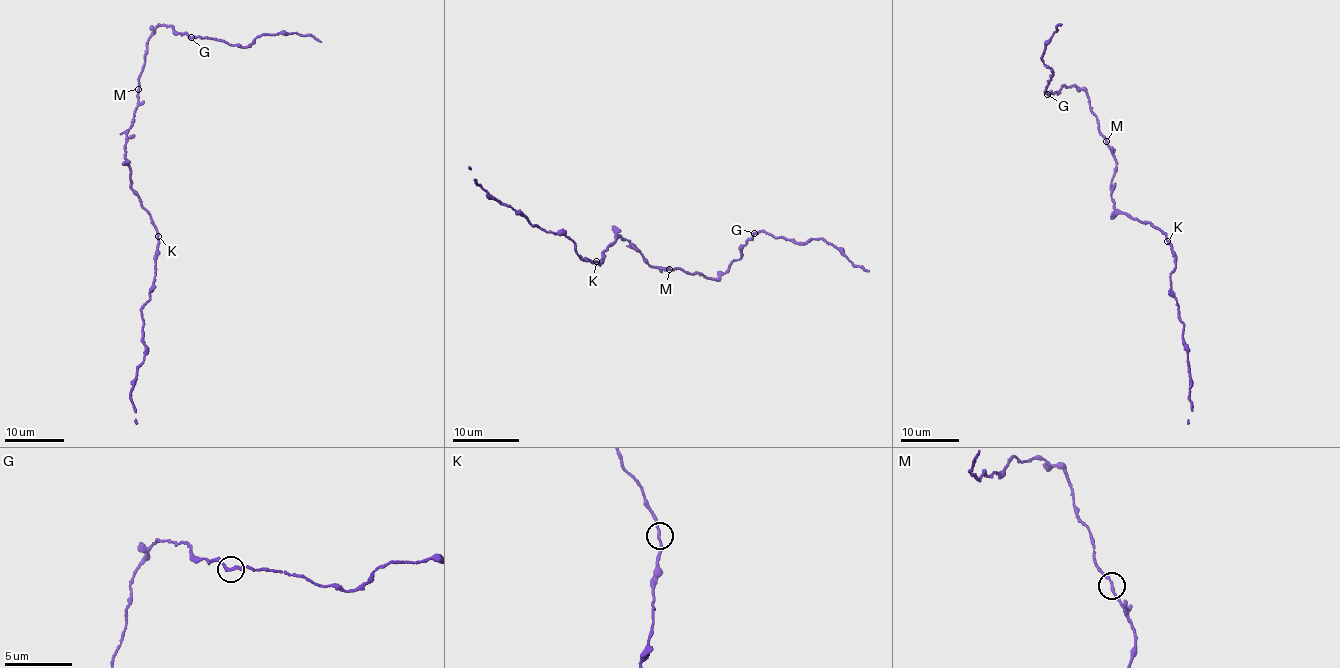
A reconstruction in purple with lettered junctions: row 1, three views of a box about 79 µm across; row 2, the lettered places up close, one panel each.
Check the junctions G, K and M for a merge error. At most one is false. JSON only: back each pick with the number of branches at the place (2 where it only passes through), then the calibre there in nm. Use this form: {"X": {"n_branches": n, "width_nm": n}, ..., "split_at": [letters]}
{"split_at": []}

